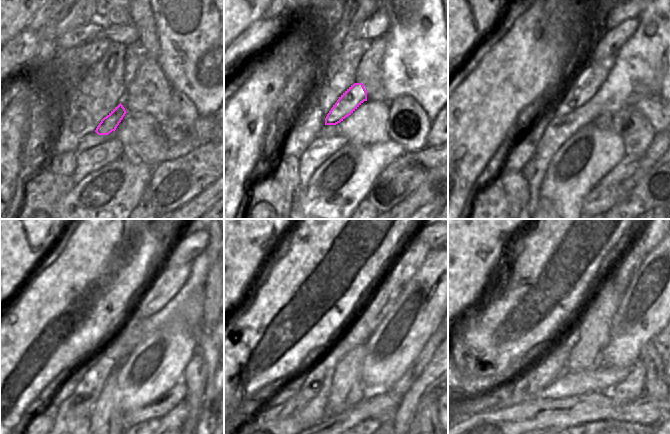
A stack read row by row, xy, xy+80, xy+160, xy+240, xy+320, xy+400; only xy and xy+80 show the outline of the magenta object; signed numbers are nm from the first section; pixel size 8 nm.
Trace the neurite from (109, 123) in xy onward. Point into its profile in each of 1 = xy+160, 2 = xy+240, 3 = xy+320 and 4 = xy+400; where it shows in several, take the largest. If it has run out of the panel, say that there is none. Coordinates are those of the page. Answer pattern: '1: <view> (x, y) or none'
1: xy+160 (591, 75)
2: xy+240 (169, 280)
3: xy+320 (412, 257)
4: xy+400 (646, 239)

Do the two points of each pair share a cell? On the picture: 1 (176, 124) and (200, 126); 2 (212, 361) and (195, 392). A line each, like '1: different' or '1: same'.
1: different
2: different

